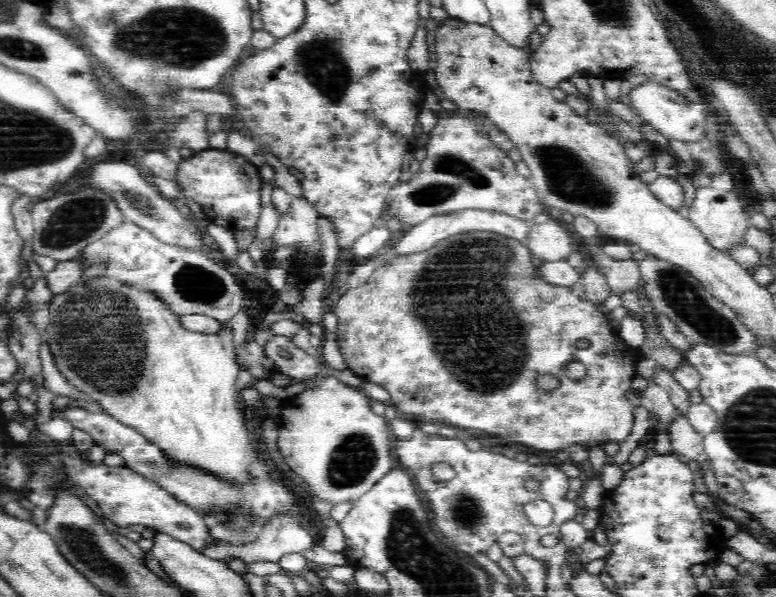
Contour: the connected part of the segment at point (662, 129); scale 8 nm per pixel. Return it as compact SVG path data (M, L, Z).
M650 82L634 87L626 100L646 123L664 137L668 135L670 138L694 142L703 134L704 127L708 123L708 118L706 118L708 105L705 102L697 103L685 100L684 97L678 96L678 93L671 92L670 89L660 86L658 83Z

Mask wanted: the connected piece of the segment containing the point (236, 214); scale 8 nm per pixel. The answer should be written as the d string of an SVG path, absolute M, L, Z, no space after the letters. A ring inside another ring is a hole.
M207 149L194 152L191 158L178 164L178 174L176 182L180 183L184 196L201 207L209 222L230 230L254 230L257 228L261 213L260 191L262 188L262 177L260 167L250 163L244 156L230 151L220 151L219 149Z

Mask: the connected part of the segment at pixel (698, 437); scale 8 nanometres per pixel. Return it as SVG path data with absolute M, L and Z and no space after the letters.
M686 417L676 418L671 422L668 431L672 450L678 457L684 456L686 460L694 460L703 467L708 466L703 447L705 435L699 433Z

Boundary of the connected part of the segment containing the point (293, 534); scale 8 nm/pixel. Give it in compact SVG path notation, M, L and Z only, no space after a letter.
M276 516L274 520L268 522L263 528L257 529L257 538L247 545L232 545L228 542L224 542L224 537L217 538L216 544L210 544L201 550L201 553L208 558L222 561L228 565L228 558L241 559L244 562L258 562L258 561L270 561L278 562L284 554L296 554L296 552L302 552L303 550L313 547L316 543L315 539L310 536L310 533L306 532L306 529L299 528L294 518L291 516L285 516L281 518Z

